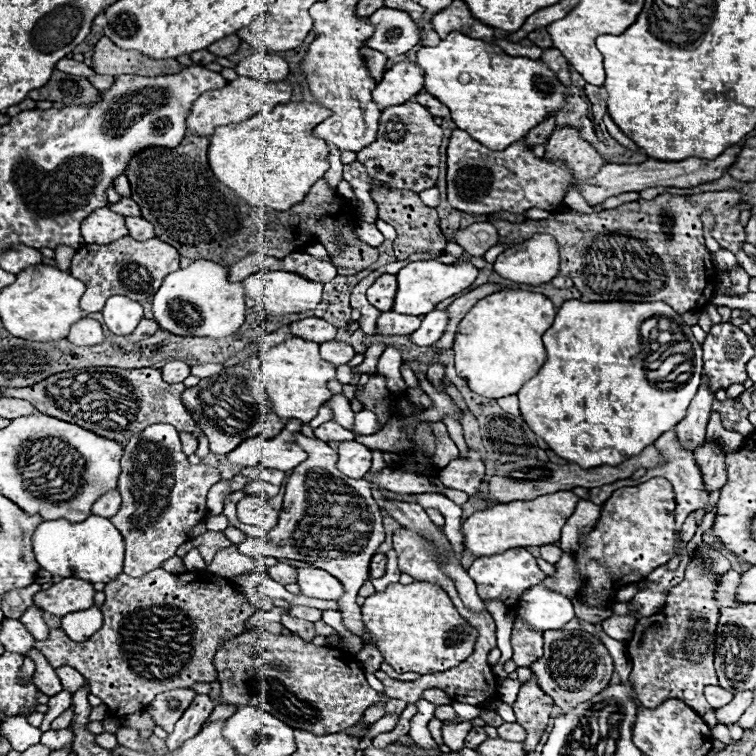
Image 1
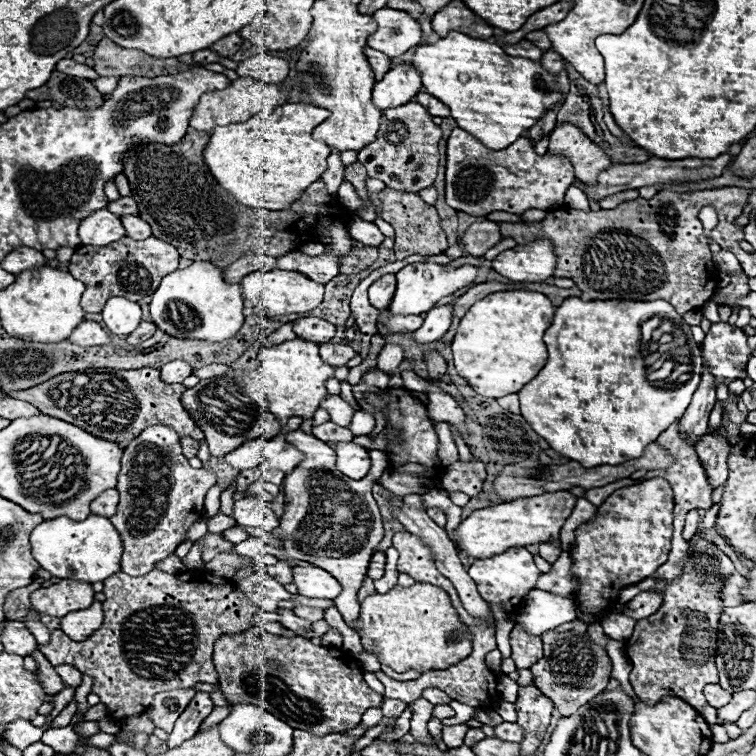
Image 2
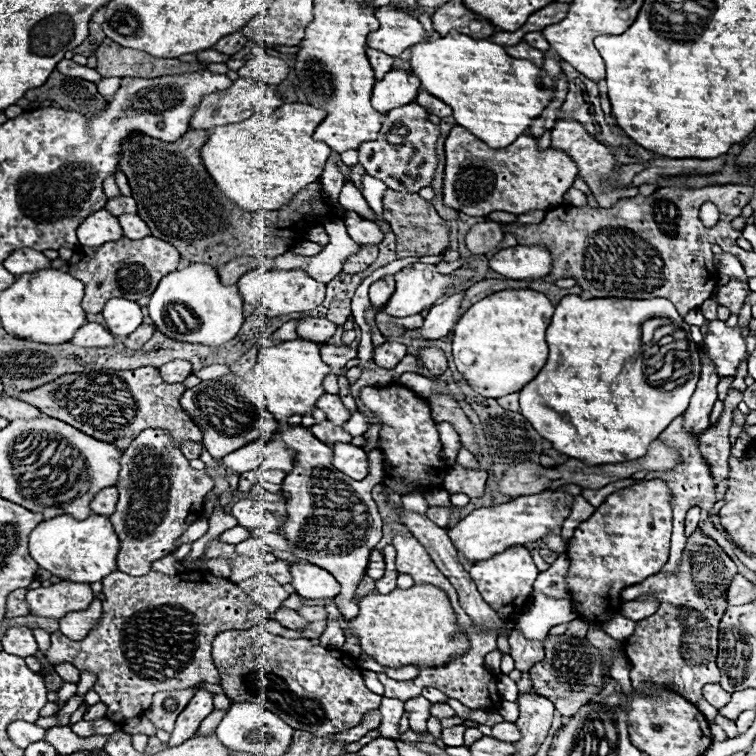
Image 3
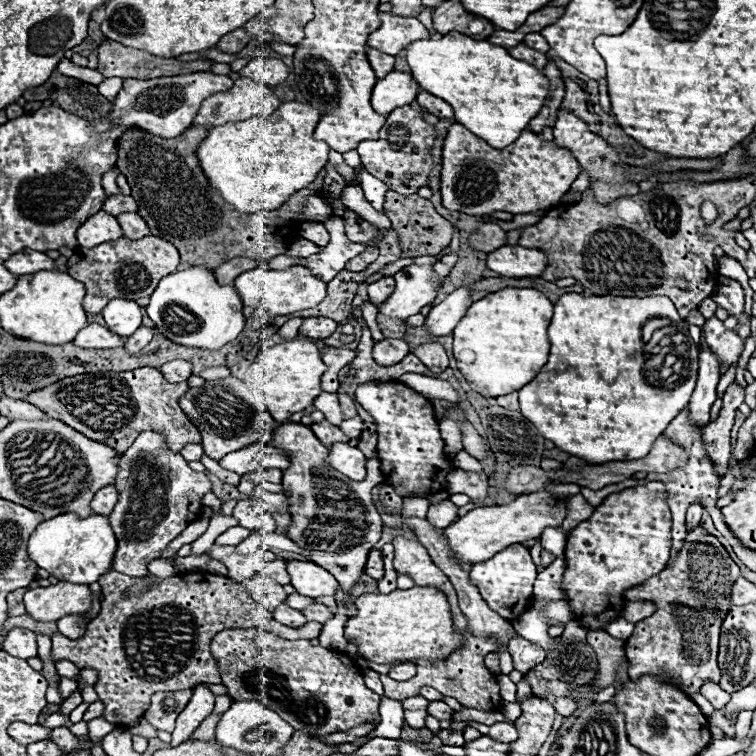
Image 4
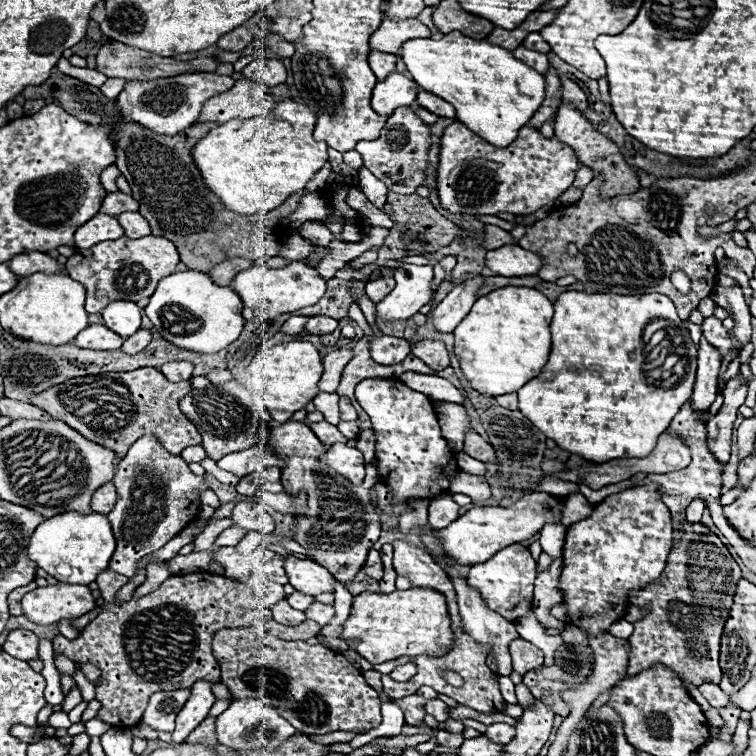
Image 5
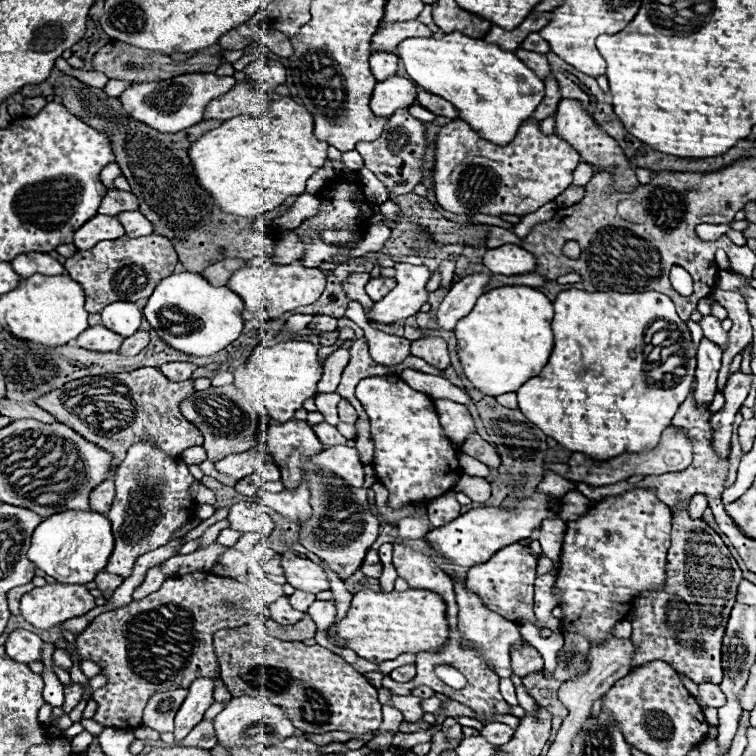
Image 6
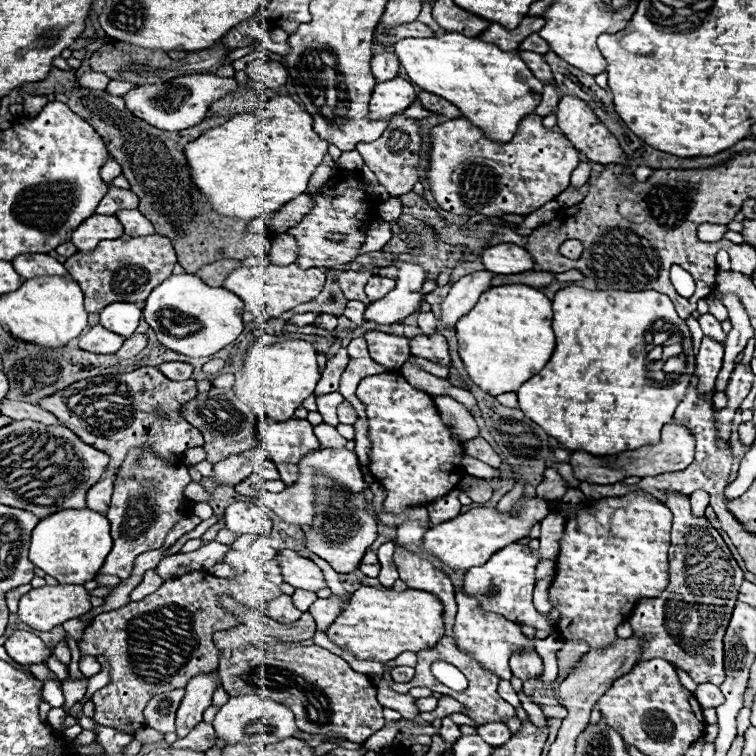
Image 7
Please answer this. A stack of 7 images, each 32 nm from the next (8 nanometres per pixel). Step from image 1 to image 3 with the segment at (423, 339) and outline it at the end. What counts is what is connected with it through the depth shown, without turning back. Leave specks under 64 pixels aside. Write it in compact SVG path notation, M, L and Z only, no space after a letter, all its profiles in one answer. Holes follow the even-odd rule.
M460 290L456 294L450 294L446 302L432 306L420 336L422 338L442 338L446 334L450 334L450 330L456 326L456 322L460 320L460 310L462 310L462 300L466 296L466 290Z

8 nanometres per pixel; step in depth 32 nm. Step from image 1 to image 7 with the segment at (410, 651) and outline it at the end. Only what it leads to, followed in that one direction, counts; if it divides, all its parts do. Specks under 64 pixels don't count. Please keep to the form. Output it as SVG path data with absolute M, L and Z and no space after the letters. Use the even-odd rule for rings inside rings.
M362 586L352 592L346 610L324 630L324 634L340 650L348 650L360 660L390 662L402 652L420 652L434 646L436 640L444 636L442 610L442 602L422 590L408 588L404 592L394 592Z

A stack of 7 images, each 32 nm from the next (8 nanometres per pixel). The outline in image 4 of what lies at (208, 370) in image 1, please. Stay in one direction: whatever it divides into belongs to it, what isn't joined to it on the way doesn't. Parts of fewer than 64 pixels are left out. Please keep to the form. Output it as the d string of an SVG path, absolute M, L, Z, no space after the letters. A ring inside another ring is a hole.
M214 366L214 368L208 368L202 372L202 378L206 378L206 380L220 380L220 378L228 378L228 376L230 376L230 370L222 368L222 366Z

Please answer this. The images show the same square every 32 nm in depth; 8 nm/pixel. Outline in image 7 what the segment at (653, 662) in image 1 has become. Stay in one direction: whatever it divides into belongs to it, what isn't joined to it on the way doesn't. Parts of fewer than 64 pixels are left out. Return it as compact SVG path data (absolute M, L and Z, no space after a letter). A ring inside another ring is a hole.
M666 492L666 498L664 498L664 504L668 504L668 508L674 512L674 526L672 526L672 546L670 546L670 584L668 588L658 596L658 598L652 598L652 600L640 600L638 606L634 608L632 616L630 616L630 624L634 628L634 634L636 636L646 636L646 644L644 644L644 650L642 650L642 656L640 660L650 660L650 658L664 658L668 660L670 664L674 664L676 668L682 668L688 672L688 676L694 680L694 682L722 682L724 680L724 644L722 644L722 638L726 634L726 628L728 628L728 622L730 622L730 612L734 610L734 604L738 600L738 588L742 586L742 570L740 566L736 564L732 552L728 550L726 542L722 540L720 532L706 520L706 516L694 516L692 510L690 510L690 498L688 496L682 496L680 492Z

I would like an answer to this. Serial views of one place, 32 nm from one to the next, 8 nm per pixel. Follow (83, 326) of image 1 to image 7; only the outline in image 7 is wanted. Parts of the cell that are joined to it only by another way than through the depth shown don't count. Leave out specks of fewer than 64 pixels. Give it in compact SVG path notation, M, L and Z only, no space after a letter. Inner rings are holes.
M92 326L86 334L80 336L78 346L86 352L94 352L94 354L116 354L118 348L122 346L124 338L114 334L114 332L106 332L102 326Z

